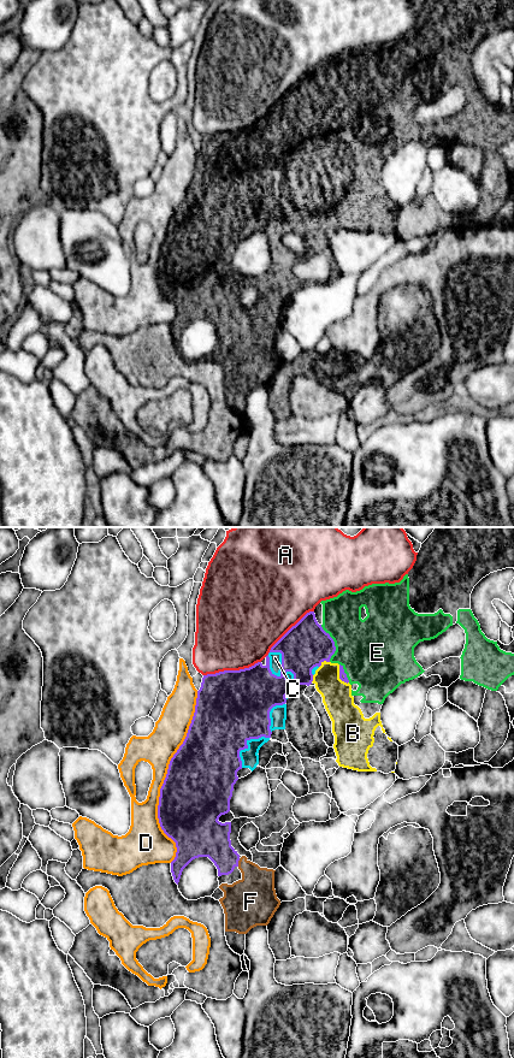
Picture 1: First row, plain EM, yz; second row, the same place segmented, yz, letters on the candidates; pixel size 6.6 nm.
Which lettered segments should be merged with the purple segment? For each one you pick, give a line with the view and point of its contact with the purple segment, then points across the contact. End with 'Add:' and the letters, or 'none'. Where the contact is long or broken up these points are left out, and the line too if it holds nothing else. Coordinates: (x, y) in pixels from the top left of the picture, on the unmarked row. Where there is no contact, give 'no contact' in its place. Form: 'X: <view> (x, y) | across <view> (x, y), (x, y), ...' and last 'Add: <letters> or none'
B: yz (340, 136)
C: yz (269, 126)
E: yz (334, 104)
F: yz (237, 323) | across yz (210, 299), (230, 319), (237, 323), (253, 337), (253, 356)
Add: B, C, E, F

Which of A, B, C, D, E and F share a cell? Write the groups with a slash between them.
A / B C E F / D

